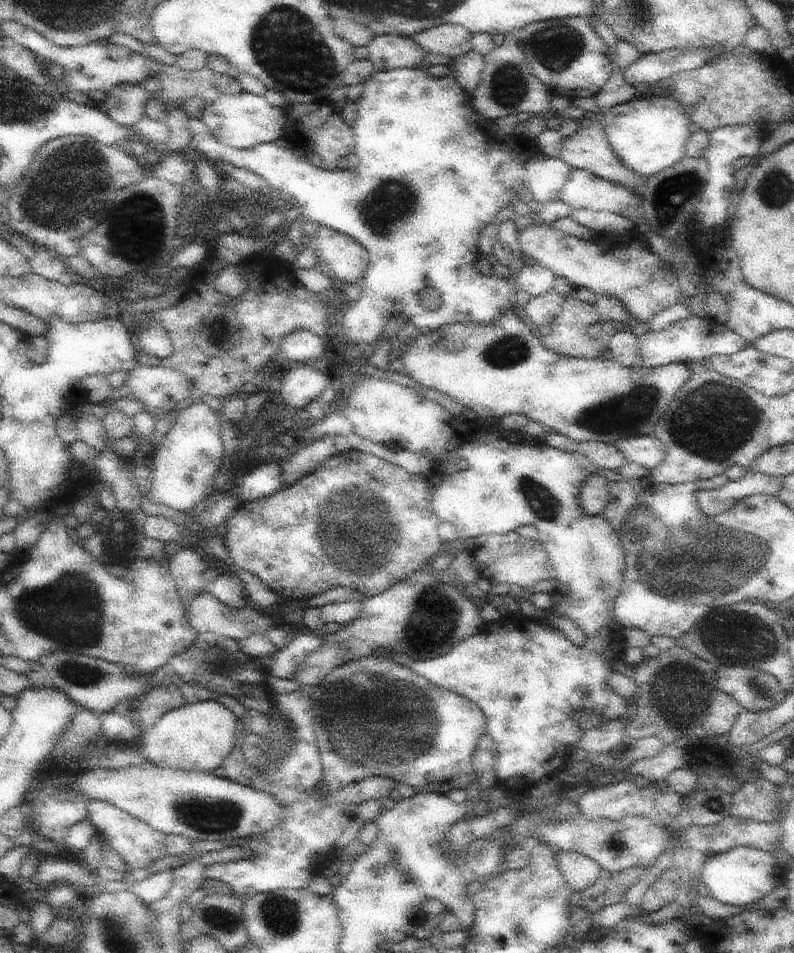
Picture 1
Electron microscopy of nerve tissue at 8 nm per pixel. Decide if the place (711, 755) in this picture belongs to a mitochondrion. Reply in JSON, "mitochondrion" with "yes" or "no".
{"mitochondrion":"yes"}

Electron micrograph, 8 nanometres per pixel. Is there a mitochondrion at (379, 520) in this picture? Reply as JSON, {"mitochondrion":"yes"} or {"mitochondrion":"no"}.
{"mitochondrion":"yes"}

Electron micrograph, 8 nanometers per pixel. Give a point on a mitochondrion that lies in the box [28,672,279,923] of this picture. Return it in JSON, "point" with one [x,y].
{"point":[222,817]}

